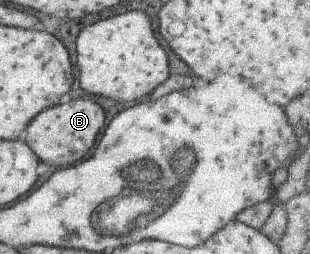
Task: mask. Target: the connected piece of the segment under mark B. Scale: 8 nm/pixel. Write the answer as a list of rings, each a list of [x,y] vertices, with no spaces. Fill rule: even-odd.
[[[70,99],[38,113],[24,129],[24,142],[32,149],[38,162],[66,168],[87,158],[88,151],[95,146],[96,137],[106,125],[104,121],[106,119],[98,103],[90,99]]]

